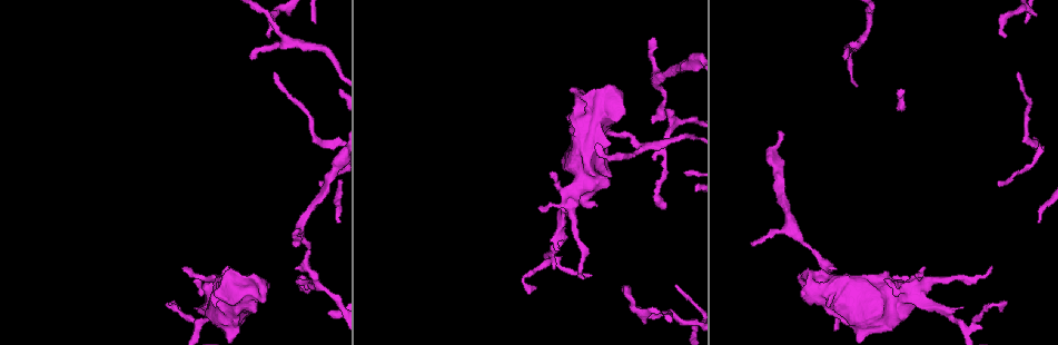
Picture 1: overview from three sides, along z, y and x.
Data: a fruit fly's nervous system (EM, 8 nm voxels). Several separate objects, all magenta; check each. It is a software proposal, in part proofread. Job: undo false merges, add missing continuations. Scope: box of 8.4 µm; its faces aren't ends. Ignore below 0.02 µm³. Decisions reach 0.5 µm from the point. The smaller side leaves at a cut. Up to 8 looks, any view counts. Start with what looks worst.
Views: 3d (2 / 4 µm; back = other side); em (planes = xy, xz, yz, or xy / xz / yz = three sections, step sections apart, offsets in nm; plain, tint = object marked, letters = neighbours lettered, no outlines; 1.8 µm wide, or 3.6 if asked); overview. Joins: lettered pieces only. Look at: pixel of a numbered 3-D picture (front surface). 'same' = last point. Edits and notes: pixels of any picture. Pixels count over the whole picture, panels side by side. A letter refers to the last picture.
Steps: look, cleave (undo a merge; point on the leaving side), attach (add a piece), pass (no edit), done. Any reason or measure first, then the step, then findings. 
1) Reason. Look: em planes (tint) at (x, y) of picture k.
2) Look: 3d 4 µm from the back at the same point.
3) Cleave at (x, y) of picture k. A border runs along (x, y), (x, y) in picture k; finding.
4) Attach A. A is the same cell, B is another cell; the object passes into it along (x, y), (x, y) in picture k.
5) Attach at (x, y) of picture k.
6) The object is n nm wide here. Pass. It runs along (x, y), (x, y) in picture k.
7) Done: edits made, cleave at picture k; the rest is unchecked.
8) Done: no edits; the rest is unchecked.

Thin end. Look: em planes (letters) at (666, 205) of picture 1.

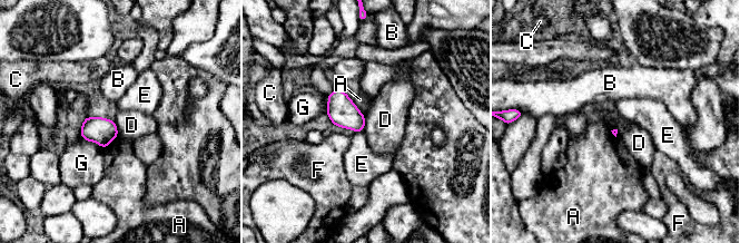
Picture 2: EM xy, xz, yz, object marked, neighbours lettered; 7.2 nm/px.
Pass. A, B, C, D, E, F and G are other cells; none of them fits.

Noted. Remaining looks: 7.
Free end. Look: em planes (tint) at (251, 58) of picture 1.

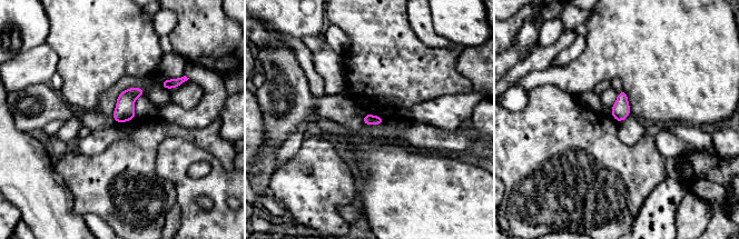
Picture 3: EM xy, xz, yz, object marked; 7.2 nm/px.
See the neighbours. Look: em planes (letters) at the same point.

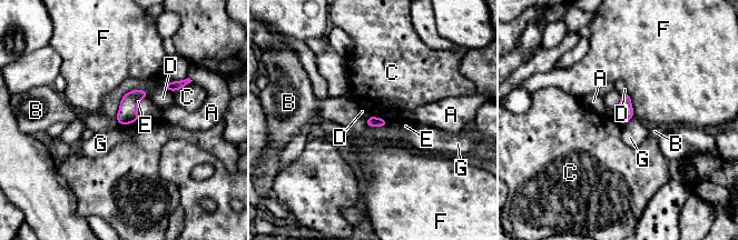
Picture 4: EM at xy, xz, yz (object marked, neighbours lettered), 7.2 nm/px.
The longest contact is with D, 300 nm. Pass. A, B, C, D, E, F and G are other cells; a border runs along (387, 123), (384, 126), (366, 127) in picture 4; none of them fits.

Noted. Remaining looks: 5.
Abrupt turn. Look: em 3.6 µm xz step 8 (tint) at (198, 328) of picture 1.

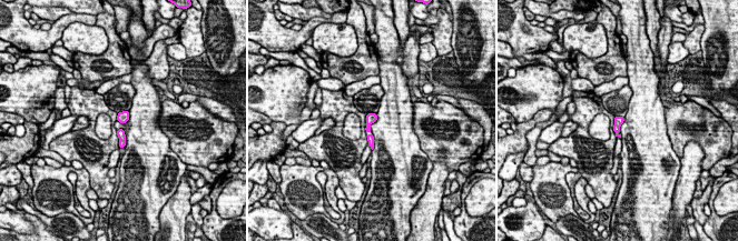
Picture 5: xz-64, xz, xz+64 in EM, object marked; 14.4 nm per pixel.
Another direction. Look: em 3.6 µm planes (letters) at the same point.

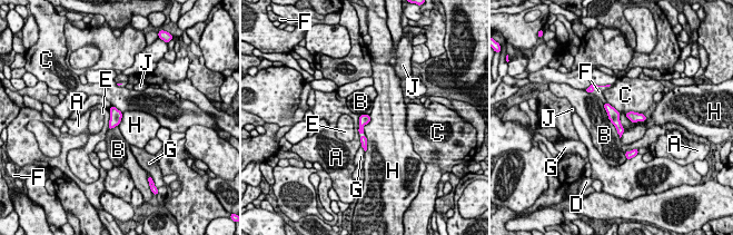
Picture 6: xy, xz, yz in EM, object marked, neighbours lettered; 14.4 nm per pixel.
Attach F. F is the same cell, A, B, C, D, E, G, H and J are other cells; the object passes into it along (591, 89), (600, 86), (598, 91) in picture 6; the neuron continues.

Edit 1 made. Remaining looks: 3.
Done: edits made, attach at picture 6; the rest is unchecked.

